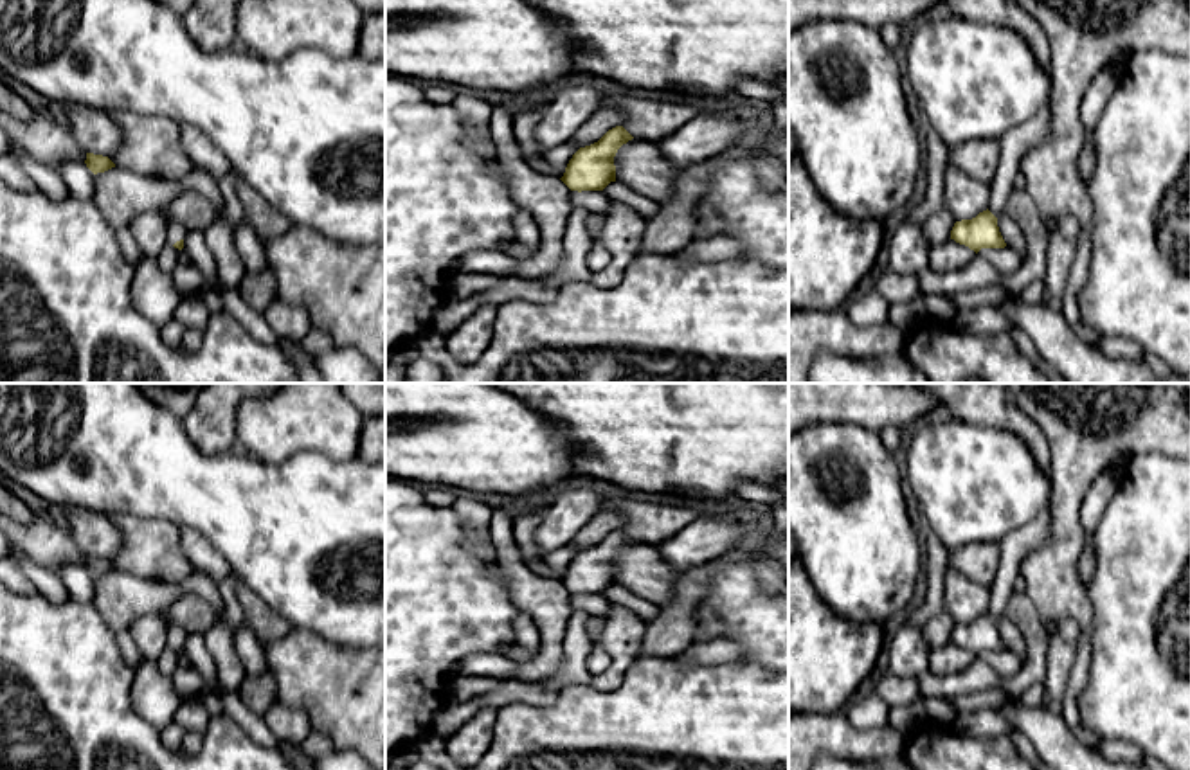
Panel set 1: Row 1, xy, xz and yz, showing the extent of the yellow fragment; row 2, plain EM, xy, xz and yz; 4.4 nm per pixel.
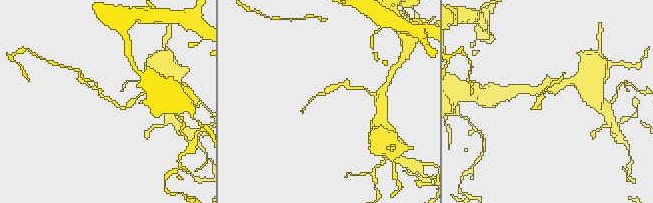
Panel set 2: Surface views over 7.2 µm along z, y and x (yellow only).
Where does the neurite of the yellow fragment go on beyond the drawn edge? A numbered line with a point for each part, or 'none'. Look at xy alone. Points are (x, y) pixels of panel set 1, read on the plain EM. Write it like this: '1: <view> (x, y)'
1: xy (175, 635)

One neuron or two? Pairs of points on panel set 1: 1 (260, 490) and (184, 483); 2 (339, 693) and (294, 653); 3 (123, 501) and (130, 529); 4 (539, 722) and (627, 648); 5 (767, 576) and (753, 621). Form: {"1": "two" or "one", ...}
{"1": "one", "2": "one", "3": "two", "4": "two", "5": "two"}

